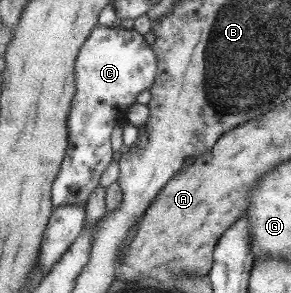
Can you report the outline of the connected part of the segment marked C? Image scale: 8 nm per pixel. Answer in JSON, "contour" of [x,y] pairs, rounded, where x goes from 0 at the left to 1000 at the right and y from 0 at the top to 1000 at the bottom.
{"contour":[[[330,85],[282,160],[258,205],[258,328],[244,348],[241,392],[230,396],[234,505],[203,590],[175,631],[175,700],[206,706],[220,700],[282,700],[316,645],[337,631],[337,604],[351,597],[357,570],[385,549],[378,515],[378,454],[412,392],[405,365],[440,365],[467,352],[467,324],[505,311],[533,280],[543,253],[533,171],[519,164],[515,133],[416,92],[357,92]]]}

